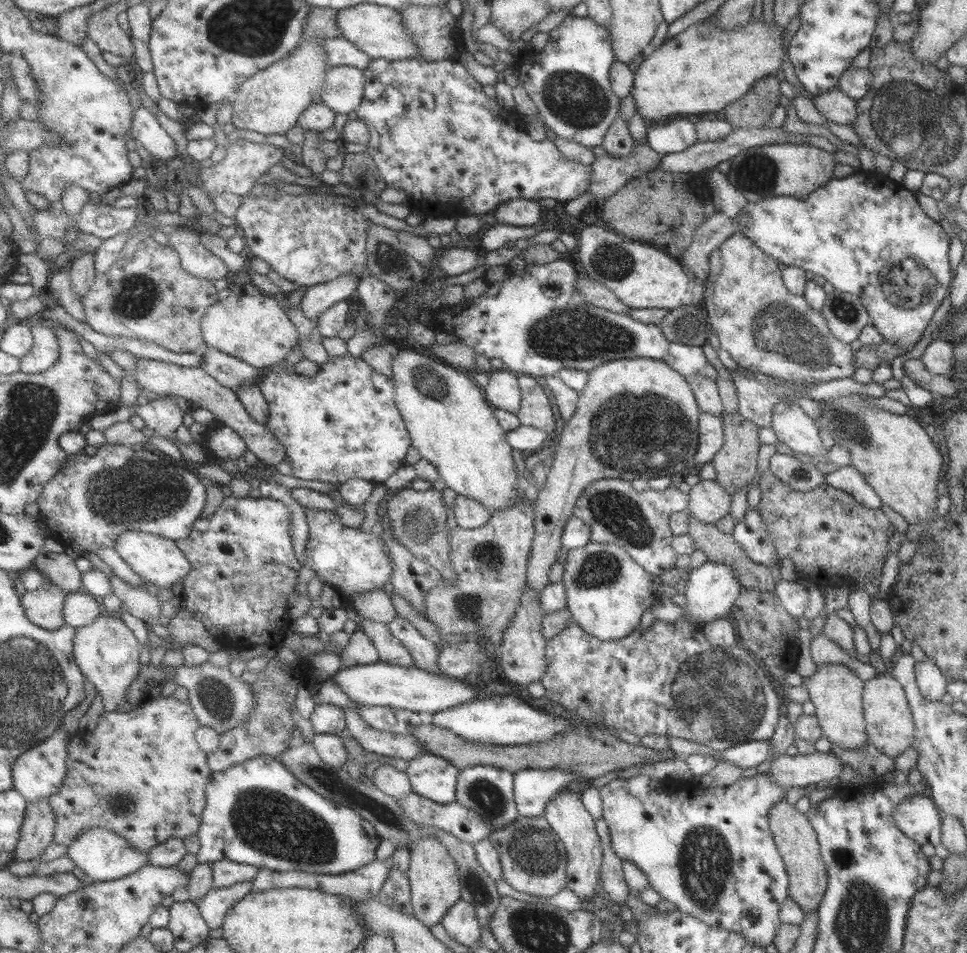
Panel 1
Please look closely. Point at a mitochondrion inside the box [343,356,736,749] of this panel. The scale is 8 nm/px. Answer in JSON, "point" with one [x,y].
{"point":[622,435]}

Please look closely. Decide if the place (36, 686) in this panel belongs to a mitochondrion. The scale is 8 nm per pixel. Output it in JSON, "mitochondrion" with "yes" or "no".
{"mitochondrion":"yes"}

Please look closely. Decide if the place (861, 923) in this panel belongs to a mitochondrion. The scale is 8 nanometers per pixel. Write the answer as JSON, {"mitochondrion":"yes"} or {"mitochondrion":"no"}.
{"mitochondrion":"yes"}

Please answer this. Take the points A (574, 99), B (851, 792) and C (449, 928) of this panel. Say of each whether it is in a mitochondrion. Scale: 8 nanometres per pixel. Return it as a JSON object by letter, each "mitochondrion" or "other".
{"A":"mitochondrion","B":"other","C":"other"}

